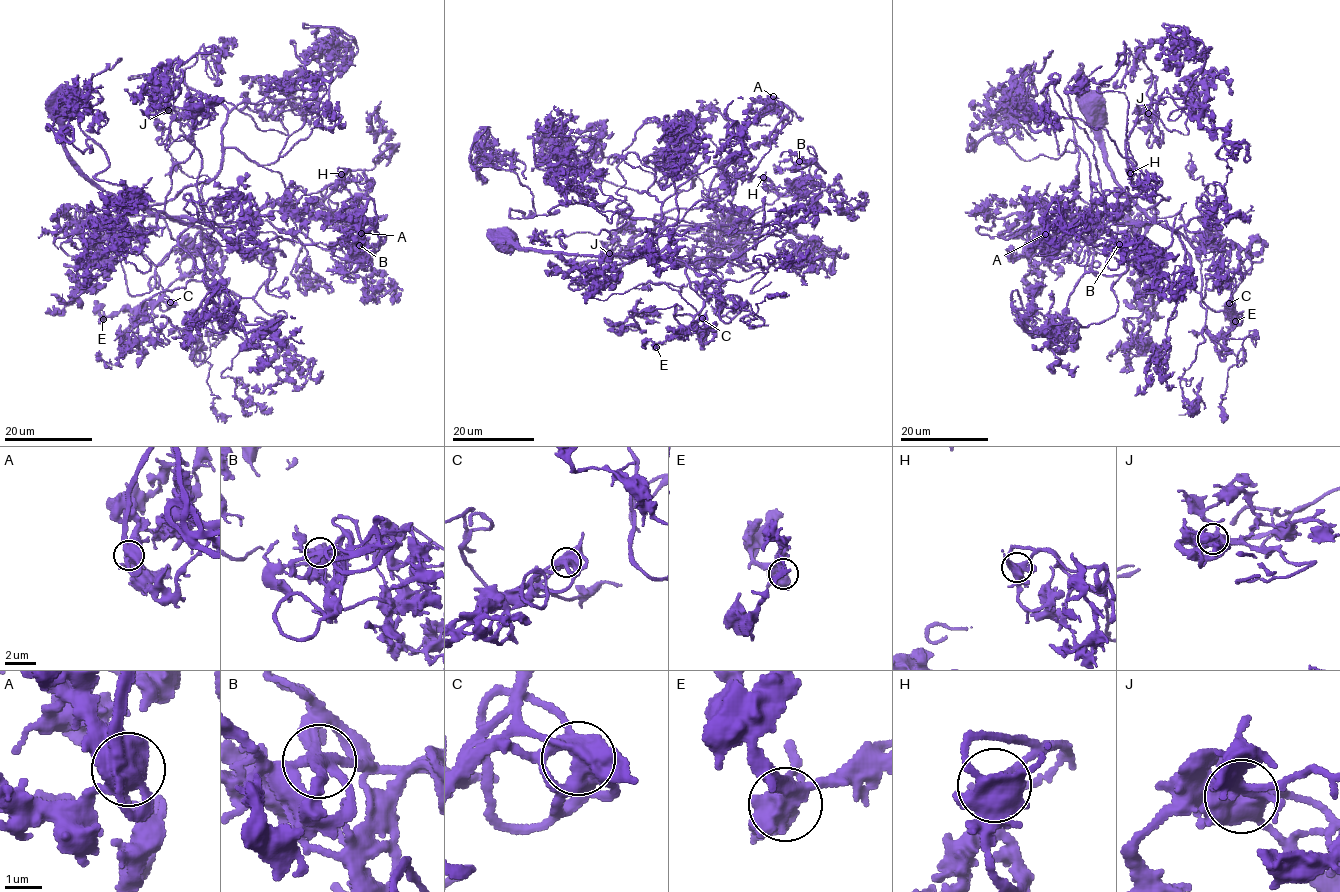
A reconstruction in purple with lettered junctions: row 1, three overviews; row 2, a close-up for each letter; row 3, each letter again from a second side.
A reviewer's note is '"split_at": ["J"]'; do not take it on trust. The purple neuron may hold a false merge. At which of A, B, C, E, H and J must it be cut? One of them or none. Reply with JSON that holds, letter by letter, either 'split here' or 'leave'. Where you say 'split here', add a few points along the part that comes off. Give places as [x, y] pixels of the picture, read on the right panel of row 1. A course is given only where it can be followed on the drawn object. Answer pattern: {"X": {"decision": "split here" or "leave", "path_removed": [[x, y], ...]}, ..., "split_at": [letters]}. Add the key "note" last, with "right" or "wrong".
{"A": {"decision": "leave"}, "B": {"decision": "leave"}, "C": {"decision": "leave"}, "E": {"decision": "leave"}, "H": {"decision": "leave"}, "J": {"decision": "leave"}, "split_at": [], "note": "wrong"}

